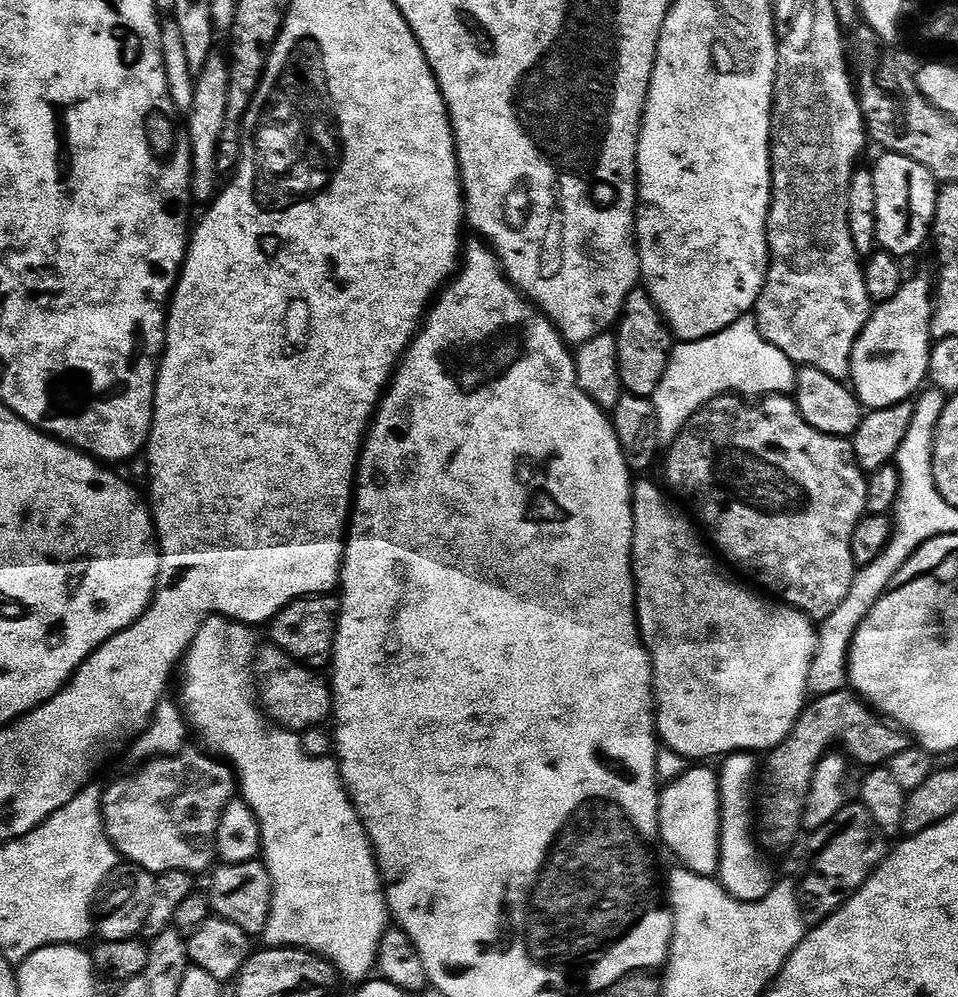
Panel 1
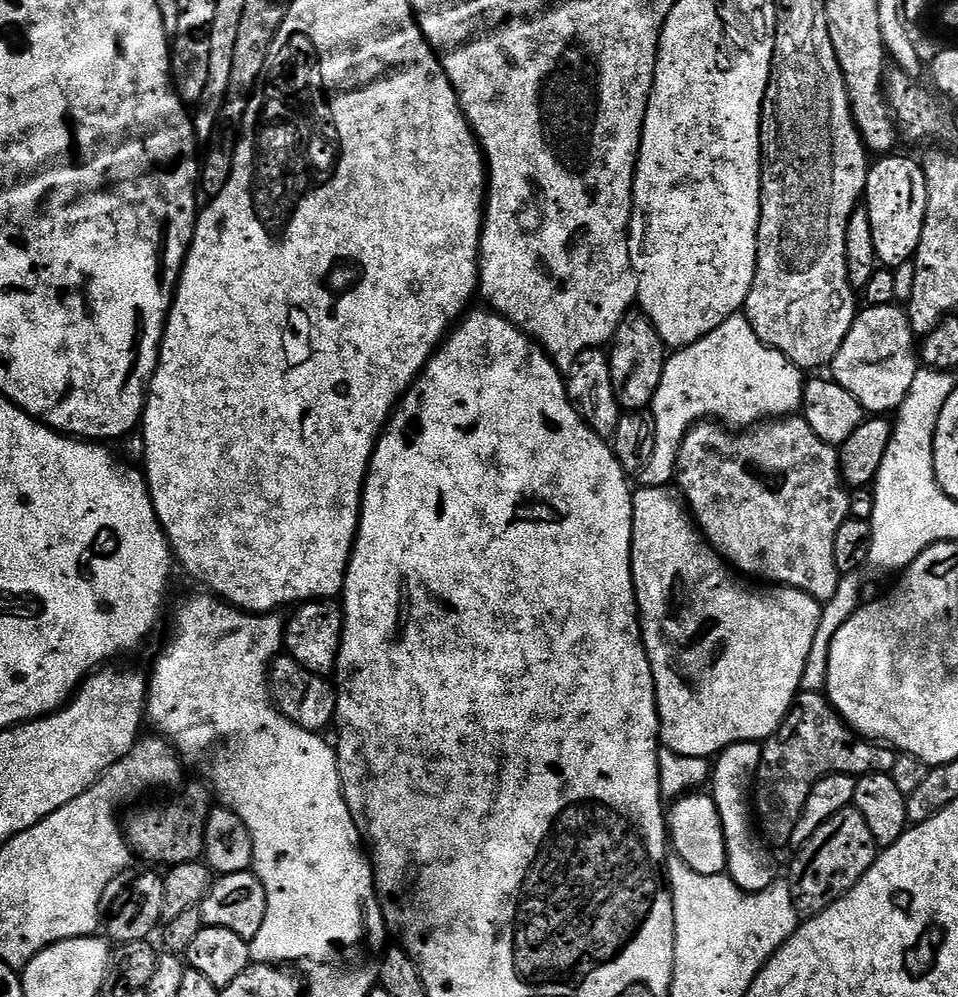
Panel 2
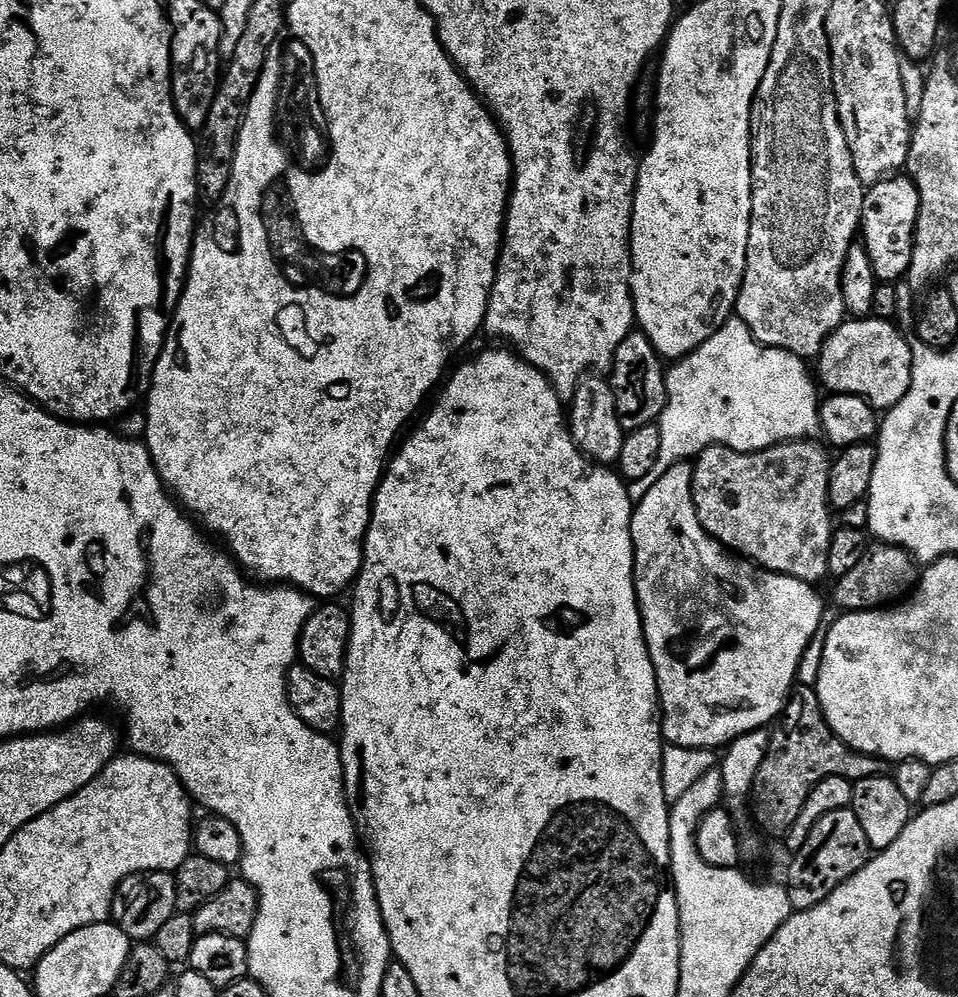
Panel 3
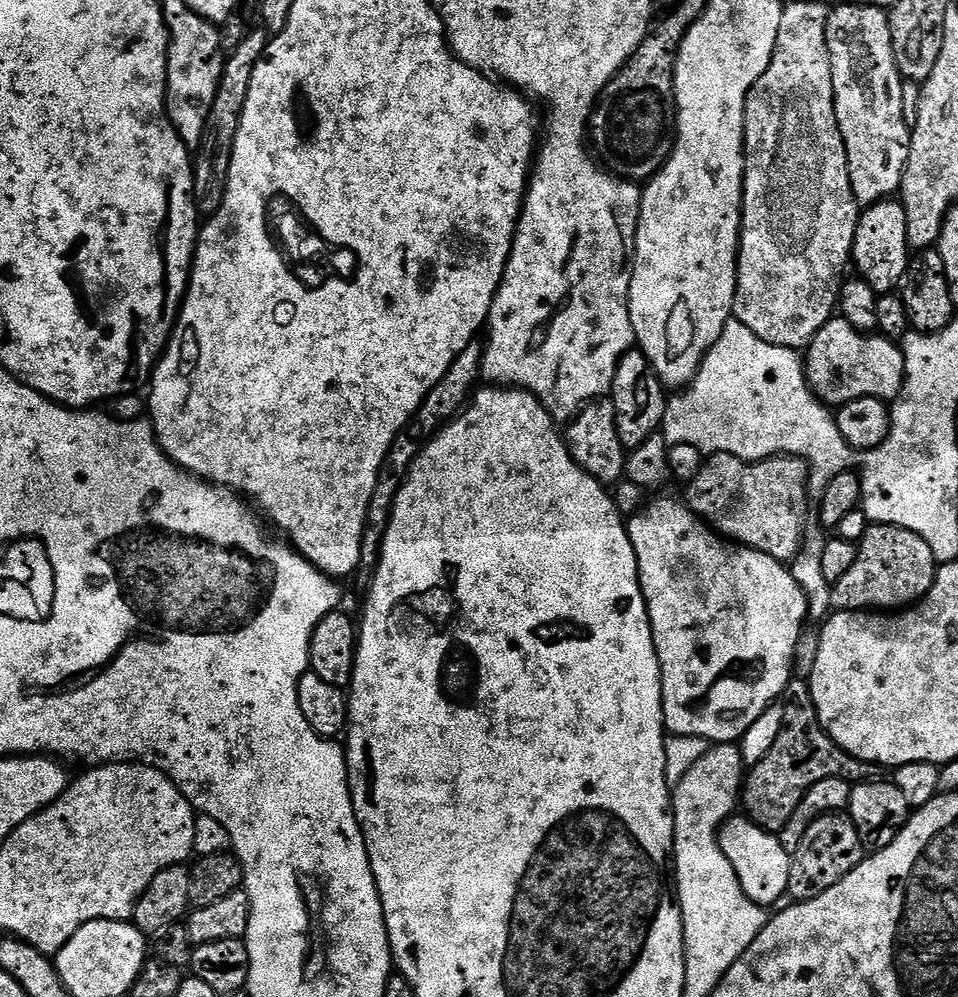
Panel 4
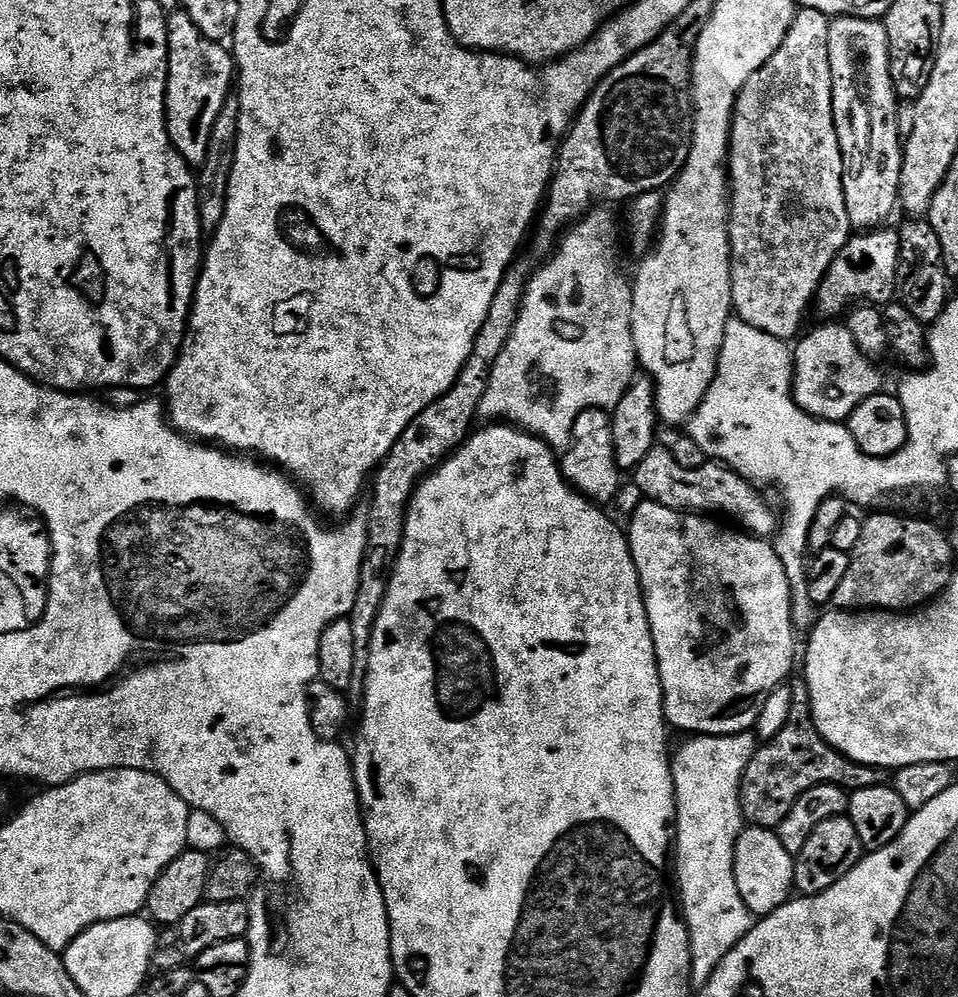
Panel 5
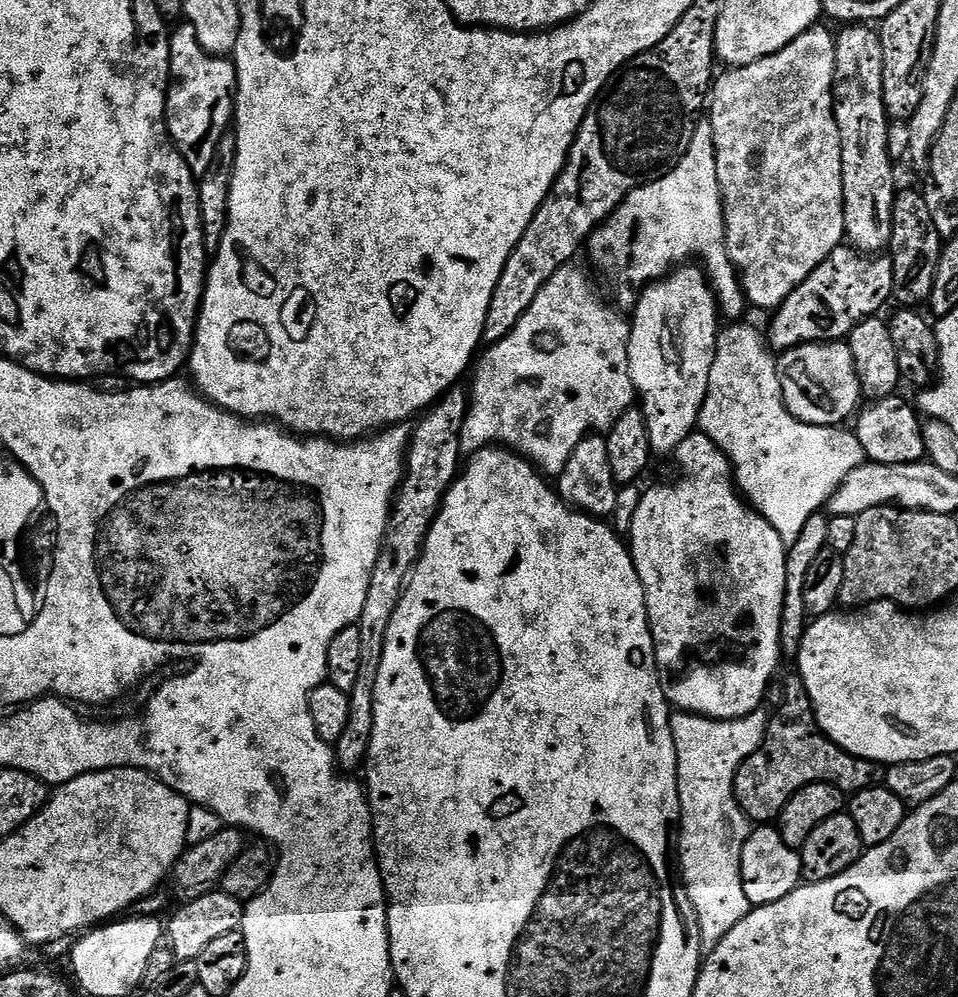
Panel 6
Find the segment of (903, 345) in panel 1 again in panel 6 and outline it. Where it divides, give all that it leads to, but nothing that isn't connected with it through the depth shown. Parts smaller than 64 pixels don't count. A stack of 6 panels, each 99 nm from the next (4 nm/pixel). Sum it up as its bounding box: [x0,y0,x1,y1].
[778,343,862,428]

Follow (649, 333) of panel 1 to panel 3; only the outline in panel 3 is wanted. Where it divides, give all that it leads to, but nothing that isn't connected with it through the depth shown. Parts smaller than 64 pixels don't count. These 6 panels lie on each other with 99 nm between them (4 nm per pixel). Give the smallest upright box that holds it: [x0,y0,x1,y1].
[610,330,668,434]

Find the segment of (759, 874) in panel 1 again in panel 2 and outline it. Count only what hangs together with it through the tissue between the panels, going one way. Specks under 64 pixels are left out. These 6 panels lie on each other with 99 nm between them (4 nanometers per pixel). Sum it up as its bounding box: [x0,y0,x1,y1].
[710,742,778,892]

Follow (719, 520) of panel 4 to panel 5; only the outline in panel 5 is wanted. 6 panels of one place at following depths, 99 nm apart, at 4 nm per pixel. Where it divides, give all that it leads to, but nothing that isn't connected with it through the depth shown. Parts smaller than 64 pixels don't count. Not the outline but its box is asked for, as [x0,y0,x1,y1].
[634,446,778,538]

